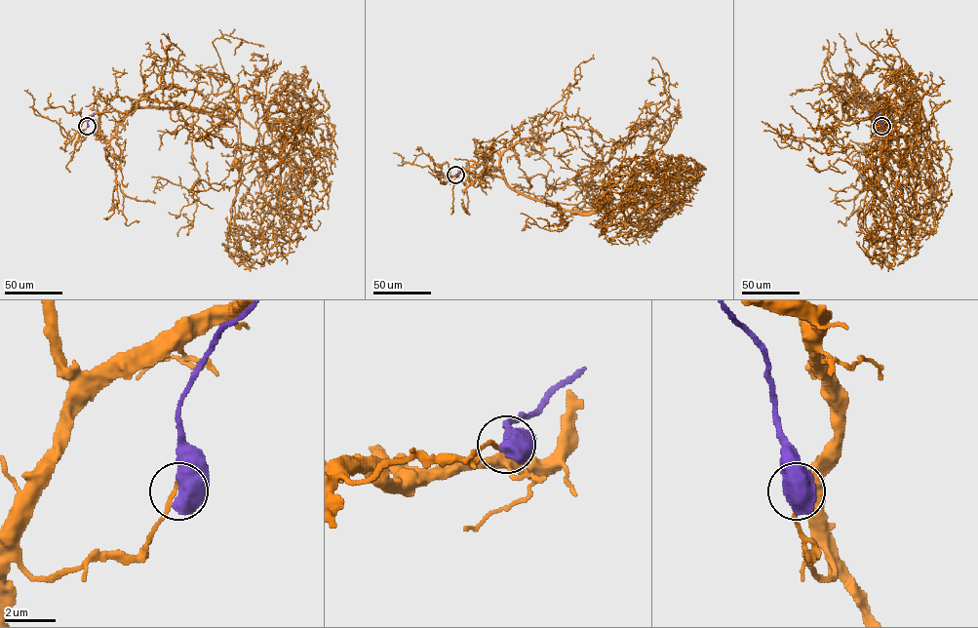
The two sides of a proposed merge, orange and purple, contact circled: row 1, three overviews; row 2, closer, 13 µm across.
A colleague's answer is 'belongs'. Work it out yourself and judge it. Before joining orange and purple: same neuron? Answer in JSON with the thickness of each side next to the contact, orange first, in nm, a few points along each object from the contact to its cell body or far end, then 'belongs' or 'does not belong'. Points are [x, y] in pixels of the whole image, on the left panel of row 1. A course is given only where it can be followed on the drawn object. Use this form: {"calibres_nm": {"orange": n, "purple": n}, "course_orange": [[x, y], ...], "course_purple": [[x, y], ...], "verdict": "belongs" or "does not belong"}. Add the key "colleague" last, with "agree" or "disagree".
{"calibres_nm": {"orange": 170, "purple": 950}, "course_orange": [[87, 126], [80, 130], [84, 121], [97, 113], [128, 112], [133, 107], [193, 107], [236, 126], [237, 164]], "course_purple": [[87, 126], [94, 113]], "verdict": "does not belong", "colleague": "disagree"}

